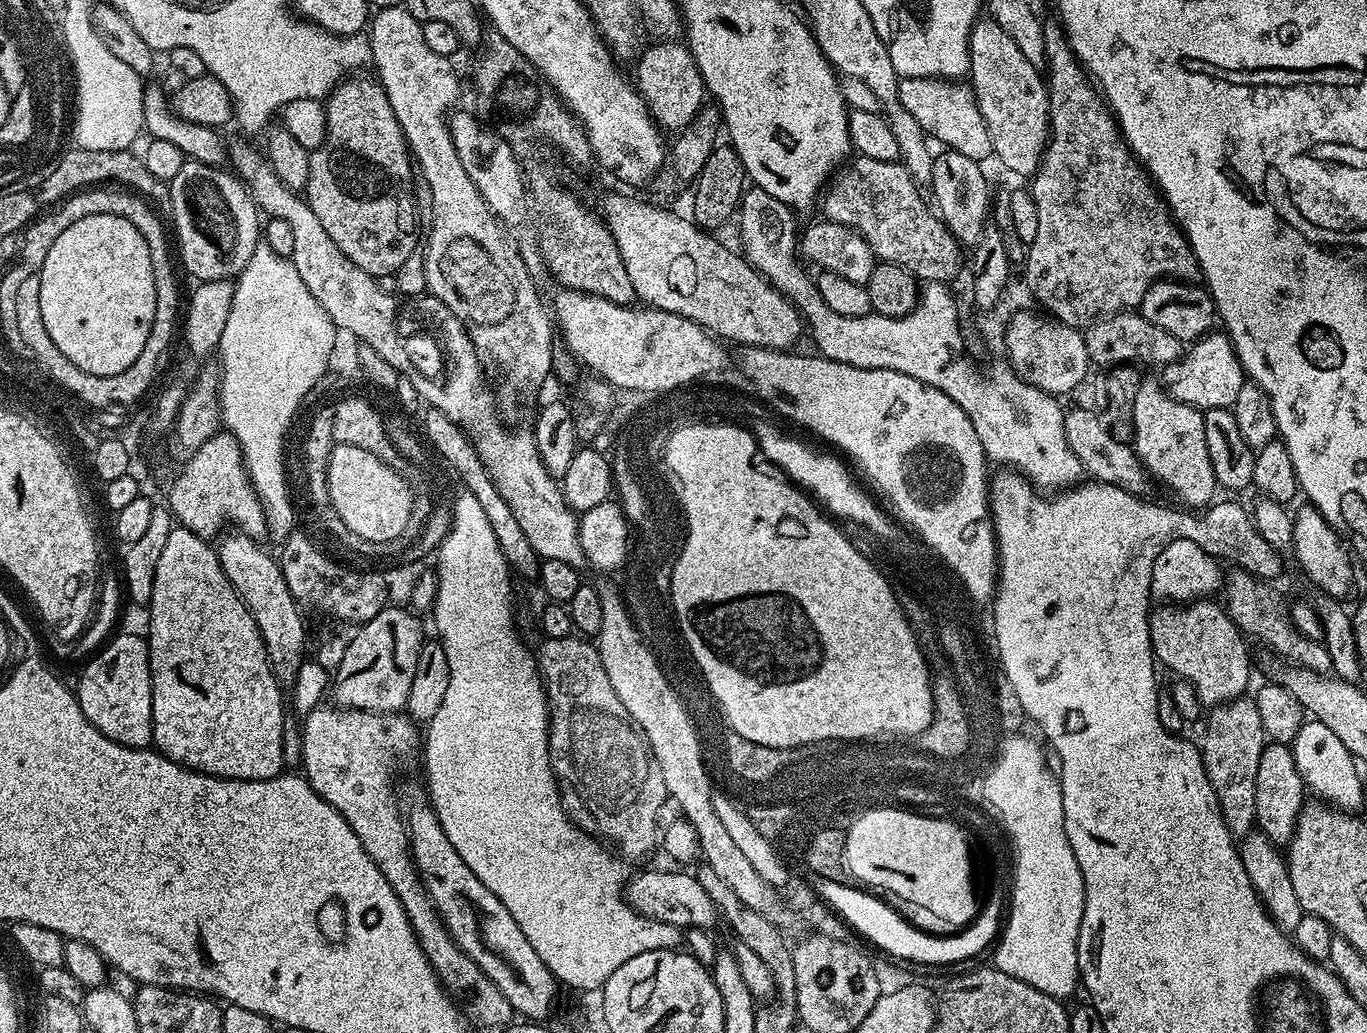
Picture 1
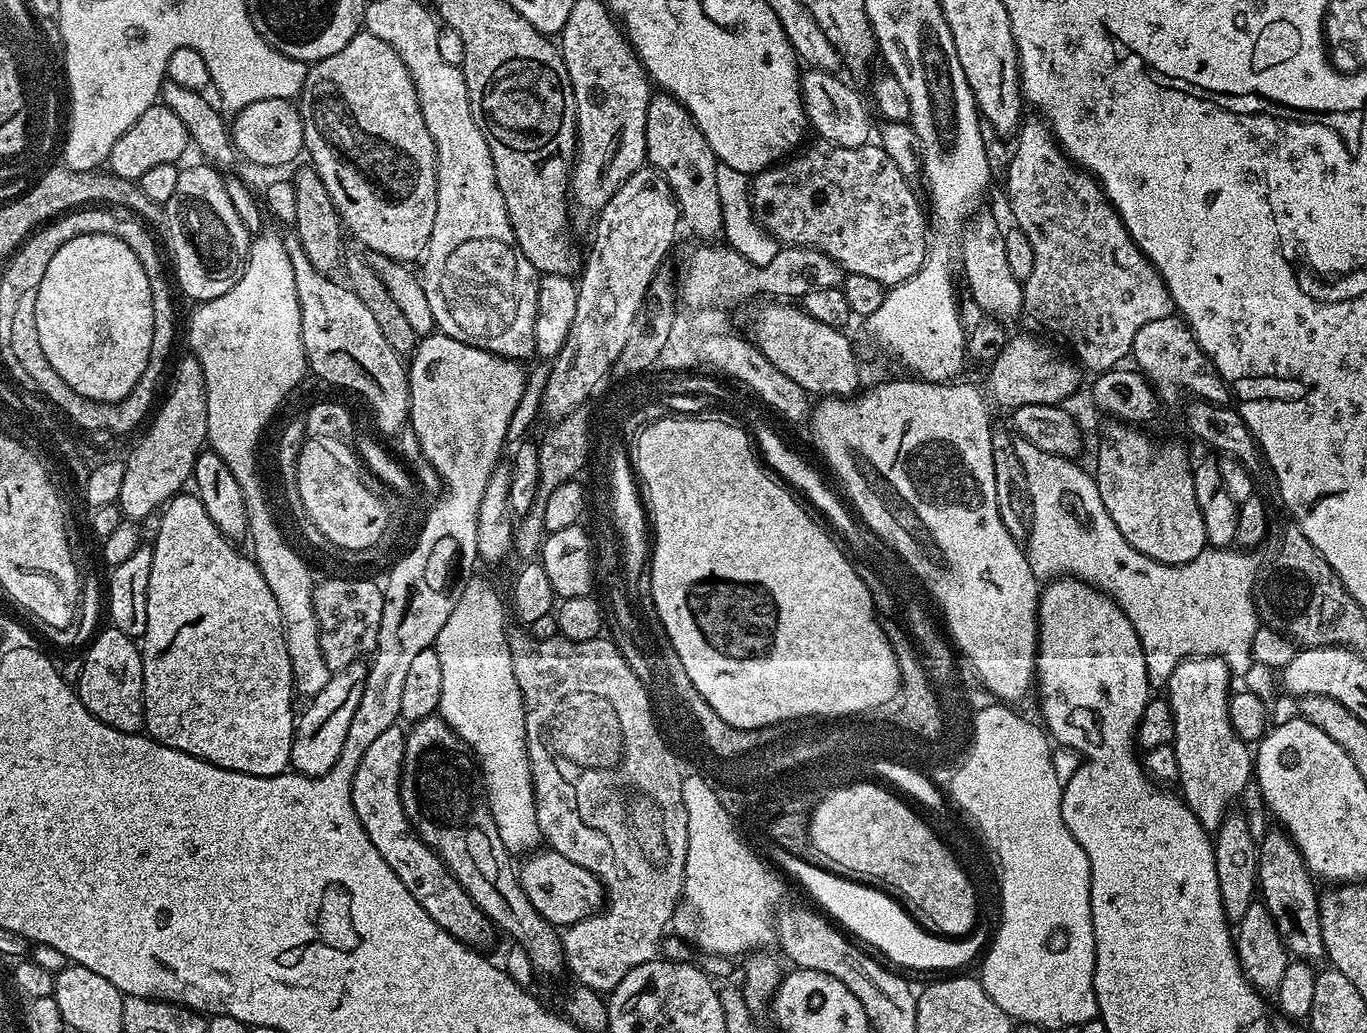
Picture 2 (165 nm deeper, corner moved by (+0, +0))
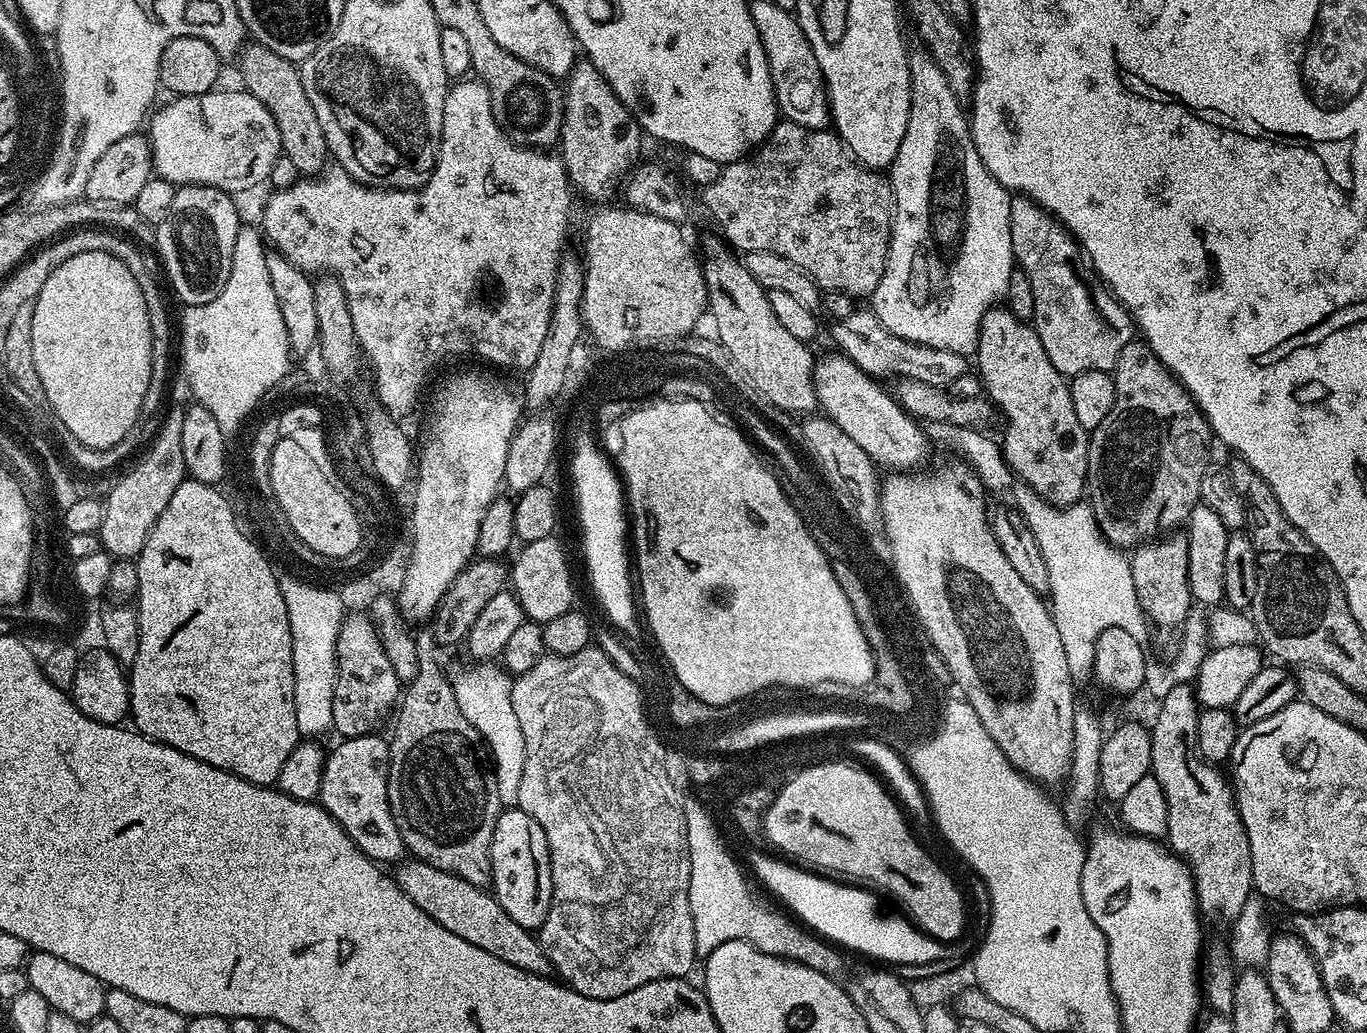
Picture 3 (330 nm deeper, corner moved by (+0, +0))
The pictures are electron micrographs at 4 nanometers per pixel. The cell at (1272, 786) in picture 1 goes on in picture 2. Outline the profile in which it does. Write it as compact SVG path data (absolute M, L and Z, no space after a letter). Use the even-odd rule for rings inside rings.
M1275 831L1266 833L1264 840L1262 836L1258 844L1256 879L1259 899L1270 910L1284 947L1295 959L1309 962L1323 961L1325 954L1318 891L1316 892L1317 881L1309 872L1302 854L1287 832Z

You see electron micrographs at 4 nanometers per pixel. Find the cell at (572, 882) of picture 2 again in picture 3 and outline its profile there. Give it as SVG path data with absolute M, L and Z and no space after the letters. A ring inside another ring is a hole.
M512 806L501 811L498 822L494 826L490 858L492 859L490 888L502 906L502 910L506 910L506 914L510 914L510 918L514 918L514 922L518 922L518 926L529 930L541 928L546 922L546 914L550 910L552 901L552 871L550 870L552 856L548 852L546 834L542 830L542 826L538 826L538 822L534 822L534 818L530 818L530 814L523 812L519 806Z

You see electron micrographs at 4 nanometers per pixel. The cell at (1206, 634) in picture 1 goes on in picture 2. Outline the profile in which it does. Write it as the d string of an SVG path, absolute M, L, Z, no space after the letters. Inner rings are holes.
M1188 656L1174 666L1166 685L1166 699L1174 714L1171 743L1174 754L1178 754L1178 792L1209 834L1220 827L1235 805L1232 803L1254 776L1253 749L1230 726L1228 698L1232 680L1234 673L1222 657Z

